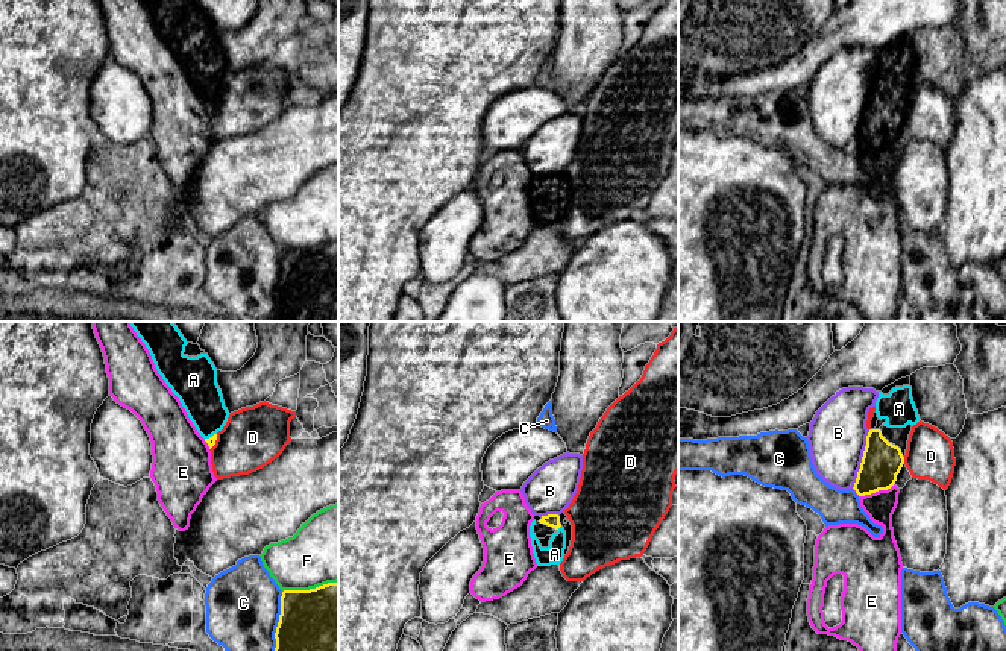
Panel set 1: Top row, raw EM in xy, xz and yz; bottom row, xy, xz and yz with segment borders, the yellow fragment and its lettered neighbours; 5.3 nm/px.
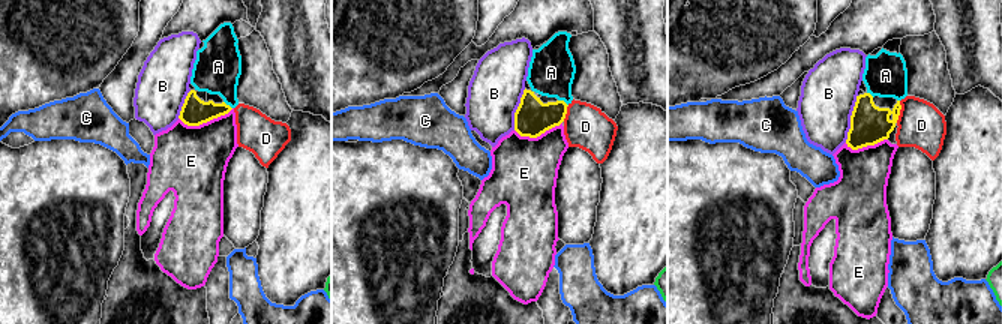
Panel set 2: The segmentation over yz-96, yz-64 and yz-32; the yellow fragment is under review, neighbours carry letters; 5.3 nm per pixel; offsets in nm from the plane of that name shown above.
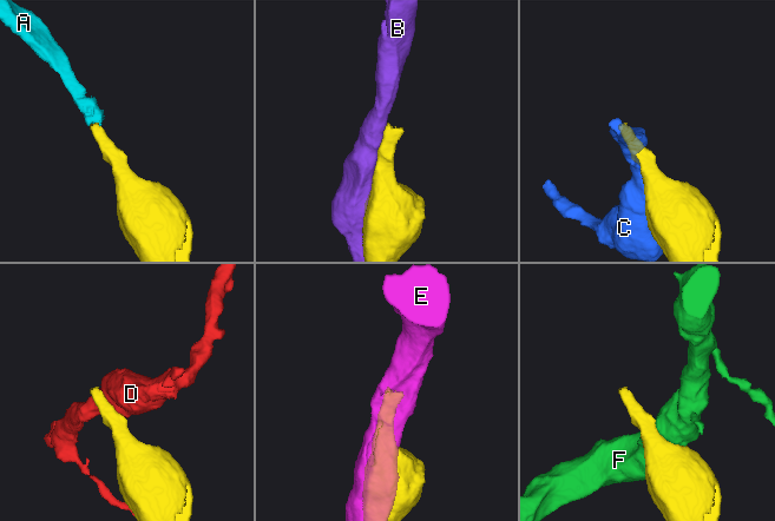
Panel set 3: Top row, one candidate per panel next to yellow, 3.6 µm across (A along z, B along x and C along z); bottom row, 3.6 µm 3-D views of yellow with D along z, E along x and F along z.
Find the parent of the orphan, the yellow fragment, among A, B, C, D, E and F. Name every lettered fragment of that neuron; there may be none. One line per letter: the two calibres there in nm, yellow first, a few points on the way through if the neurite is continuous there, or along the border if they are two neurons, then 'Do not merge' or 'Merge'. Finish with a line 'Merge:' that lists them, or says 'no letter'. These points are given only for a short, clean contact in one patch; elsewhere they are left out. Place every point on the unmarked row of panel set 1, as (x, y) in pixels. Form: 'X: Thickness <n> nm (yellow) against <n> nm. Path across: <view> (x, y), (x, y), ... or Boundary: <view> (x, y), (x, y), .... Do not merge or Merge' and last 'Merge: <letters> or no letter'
A: Thickness 70 nm (yellow) against 110 nm. Merge
B: Thickness 220 nm (yellow) against 300 nm. Do not merge
C: Thickness 500 nm (yellow) against 400 nm. Do not merge
D: Thickness 220 nm (yellow) against 260 nm. Do not merge
E: Thickness 220 nm (yellow) against 160 nm. Do not merge
F: Thickness 500 nm (yellow) against 380 nm. Do not merge
Merge: A

